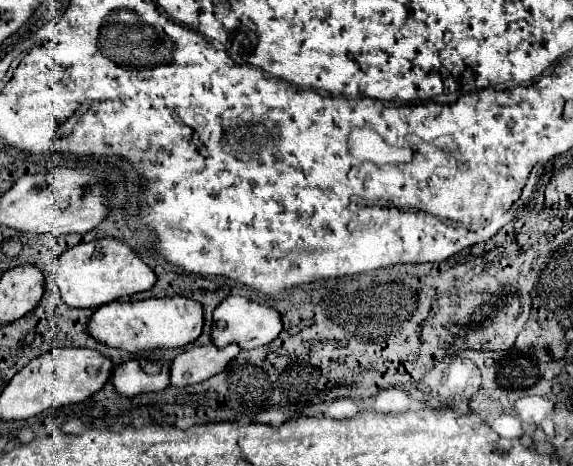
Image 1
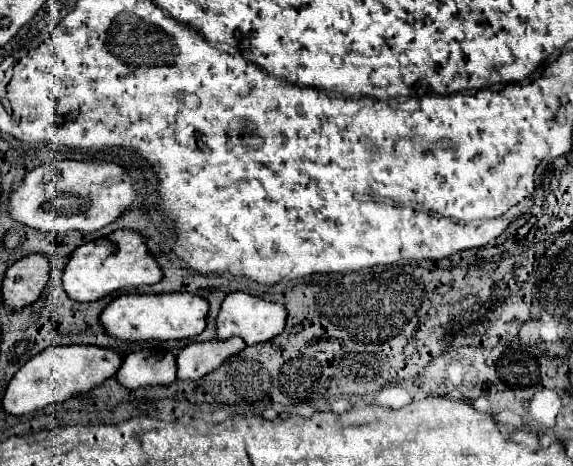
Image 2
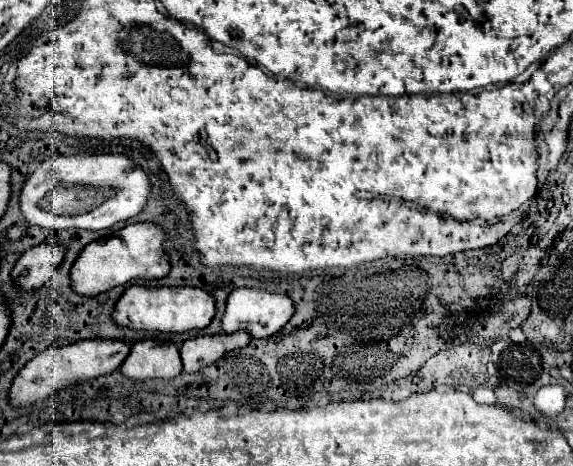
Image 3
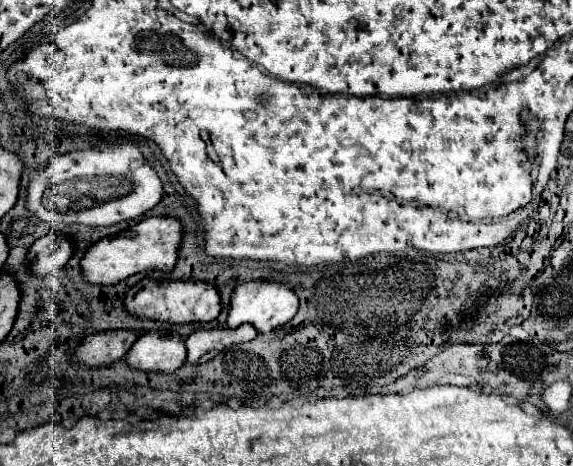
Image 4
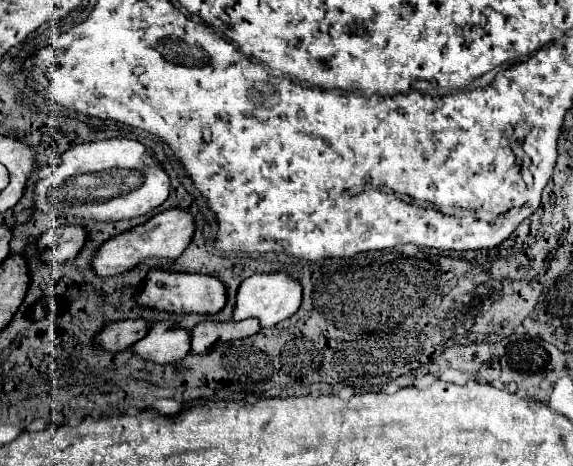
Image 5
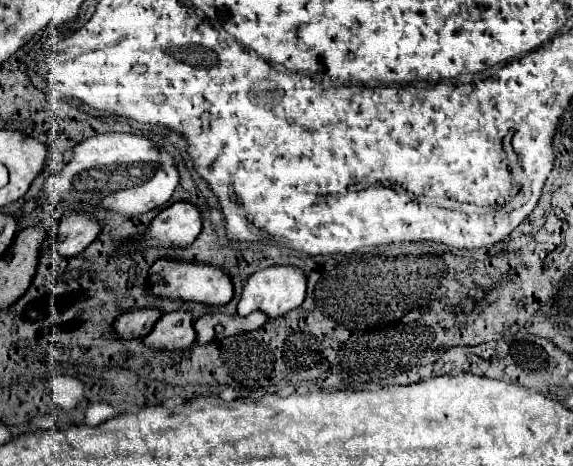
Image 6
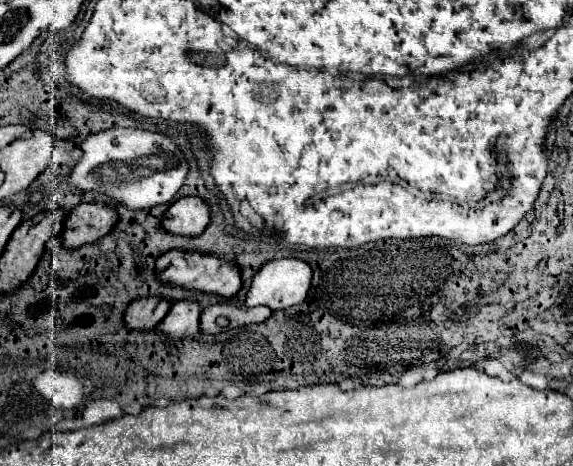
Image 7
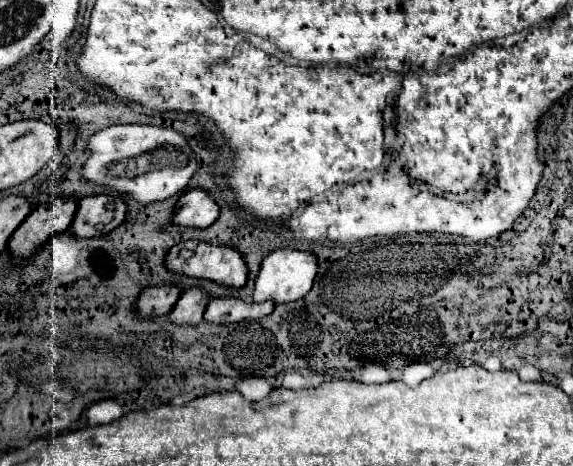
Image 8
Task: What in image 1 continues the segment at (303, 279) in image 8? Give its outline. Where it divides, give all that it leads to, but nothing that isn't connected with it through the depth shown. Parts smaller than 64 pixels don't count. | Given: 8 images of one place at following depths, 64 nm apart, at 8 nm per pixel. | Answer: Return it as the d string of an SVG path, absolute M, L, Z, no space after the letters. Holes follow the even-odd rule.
M228 296L216 310L214 310L214 326L212 326L212 342L218 348L228 344L238 344L242 350L252 350L258 346L266 346L272 342L282 330L280 316L274 308L256 304L246 300L244 296Z

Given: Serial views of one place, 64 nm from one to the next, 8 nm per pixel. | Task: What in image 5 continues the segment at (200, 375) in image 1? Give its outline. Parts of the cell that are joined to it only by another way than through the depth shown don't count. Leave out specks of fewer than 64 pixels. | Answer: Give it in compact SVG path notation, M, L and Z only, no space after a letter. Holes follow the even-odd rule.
M206 320L196 324L192 330L192 342L190 342L190 352L192 354L204 354L208 352L216 342L230 342L230 340L240 340L254 336L260 330L258 320L244 320L244 322L214 322Z

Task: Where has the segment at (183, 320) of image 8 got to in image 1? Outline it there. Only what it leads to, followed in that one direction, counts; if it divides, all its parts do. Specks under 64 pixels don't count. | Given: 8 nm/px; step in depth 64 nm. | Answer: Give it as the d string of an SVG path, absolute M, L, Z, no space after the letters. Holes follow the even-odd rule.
M128 360L112 372L112 384L124 398L132 398L144 392L158 392L168 388L168 364L158 376L148 376L138 360Z

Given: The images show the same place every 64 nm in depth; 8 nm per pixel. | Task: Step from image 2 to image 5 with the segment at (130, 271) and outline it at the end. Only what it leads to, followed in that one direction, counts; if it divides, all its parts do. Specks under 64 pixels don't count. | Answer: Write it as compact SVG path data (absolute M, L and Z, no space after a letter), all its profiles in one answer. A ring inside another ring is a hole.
M166 210L166 212L160 212L160 214L152 216L144 224L134 226L128 232L122 232L118 236L108 238L96 250L90 266L92 266L96 276L106 278L106 276L124 274L124 272L132 270L134 266L138 266L140 262L144 262L146 258L176 260L186 250L186 246L190 244L192 234L194 234L194 222L192 222L192 216L188 212L184 212L184 210Z

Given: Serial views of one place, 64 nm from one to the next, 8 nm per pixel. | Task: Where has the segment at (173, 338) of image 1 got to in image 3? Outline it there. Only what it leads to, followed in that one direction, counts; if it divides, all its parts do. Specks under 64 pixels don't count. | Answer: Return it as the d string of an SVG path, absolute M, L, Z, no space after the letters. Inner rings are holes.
M130 286L116 302L112 320L114 324L140 332L190 332L202 330L214 316L214 298L202 288L146 288Z

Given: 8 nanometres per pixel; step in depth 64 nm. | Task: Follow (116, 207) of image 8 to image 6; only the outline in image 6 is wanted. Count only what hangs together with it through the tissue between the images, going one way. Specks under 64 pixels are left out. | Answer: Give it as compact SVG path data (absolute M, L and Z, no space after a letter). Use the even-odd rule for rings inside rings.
M68 214L62 218L58 228L50 232L50 238L56 254L70 258L78 256L100 234L100 230L102 226L98 220L92 220L86 214Z

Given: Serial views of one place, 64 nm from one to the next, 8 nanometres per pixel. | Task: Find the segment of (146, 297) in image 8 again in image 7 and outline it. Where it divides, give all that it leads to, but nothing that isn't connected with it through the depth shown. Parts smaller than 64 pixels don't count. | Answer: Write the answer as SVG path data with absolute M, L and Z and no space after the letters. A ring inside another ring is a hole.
M142 298L132 302L124 312L124 324L128 328L136 330L152 330L160 324L160 320L170 310L168 302L162 302L160 298Z

